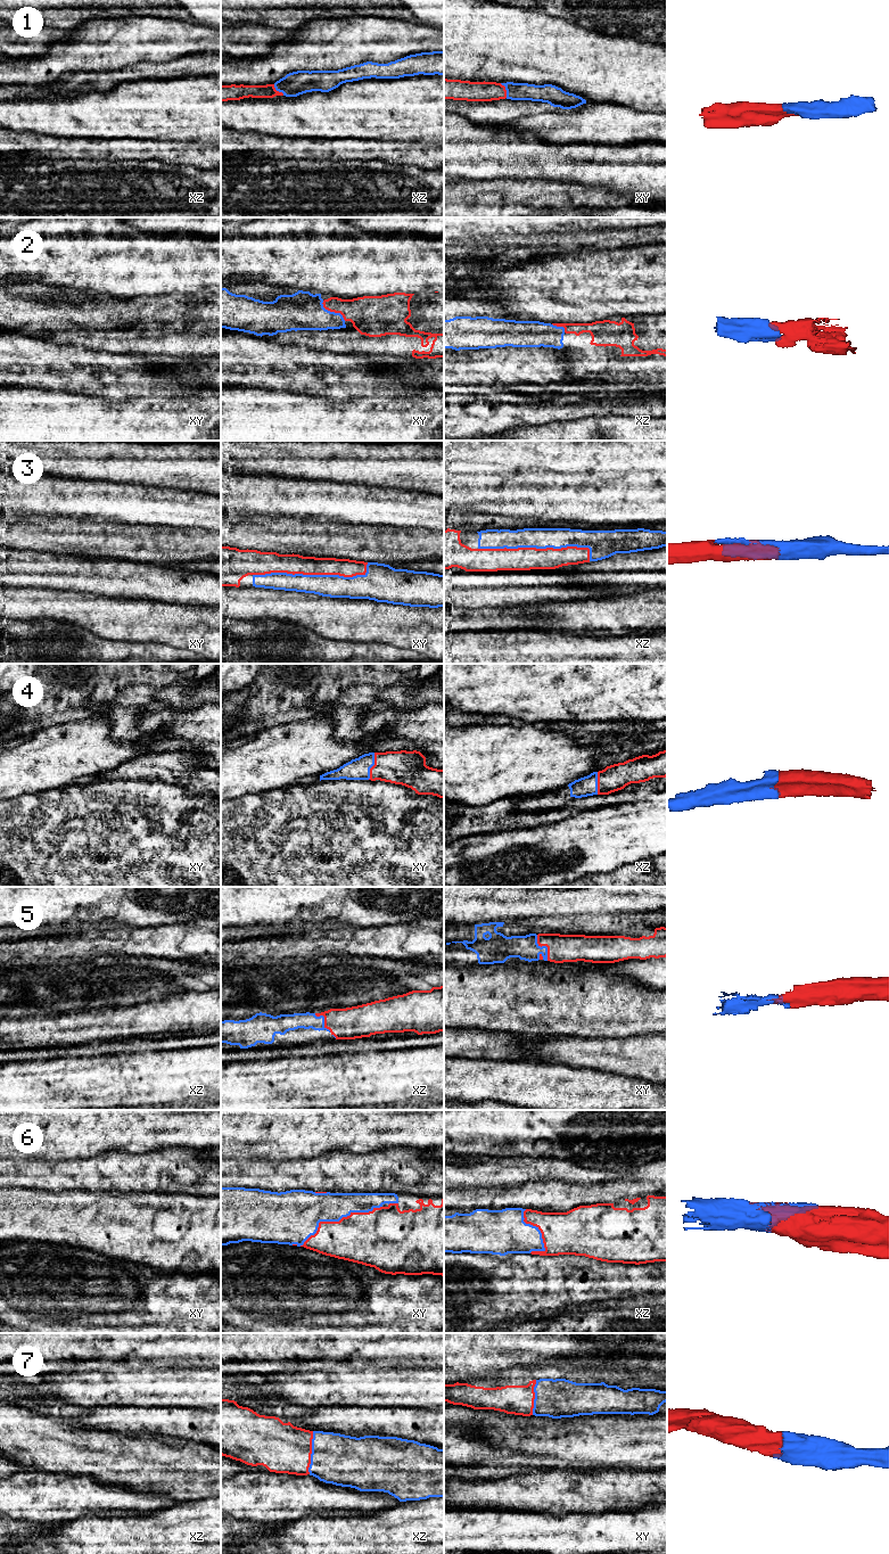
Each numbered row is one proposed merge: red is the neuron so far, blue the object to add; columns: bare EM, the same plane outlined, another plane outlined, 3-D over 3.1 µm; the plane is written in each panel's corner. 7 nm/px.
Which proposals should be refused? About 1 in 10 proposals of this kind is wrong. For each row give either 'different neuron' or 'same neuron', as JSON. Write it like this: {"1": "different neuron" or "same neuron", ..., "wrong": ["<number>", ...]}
{"1": "same neuron", "2": "same neuron", "3": "same neuron", "4": "same neuron", "5": "same neuron", "6": "same neuron", "7": "same neuron", "wrong": []}

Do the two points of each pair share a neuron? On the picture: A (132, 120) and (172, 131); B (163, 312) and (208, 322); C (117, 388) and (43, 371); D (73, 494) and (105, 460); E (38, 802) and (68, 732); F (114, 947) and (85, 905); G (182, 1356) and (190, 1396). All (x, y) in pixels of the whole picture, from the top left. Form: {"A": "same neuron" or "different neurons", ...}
{"A": "same neuron", "B": "same neuron", "C": "same neuron", "D": "different neurons", "E": "different neurons", "F": "different neurons", "G": "different neurons"}

